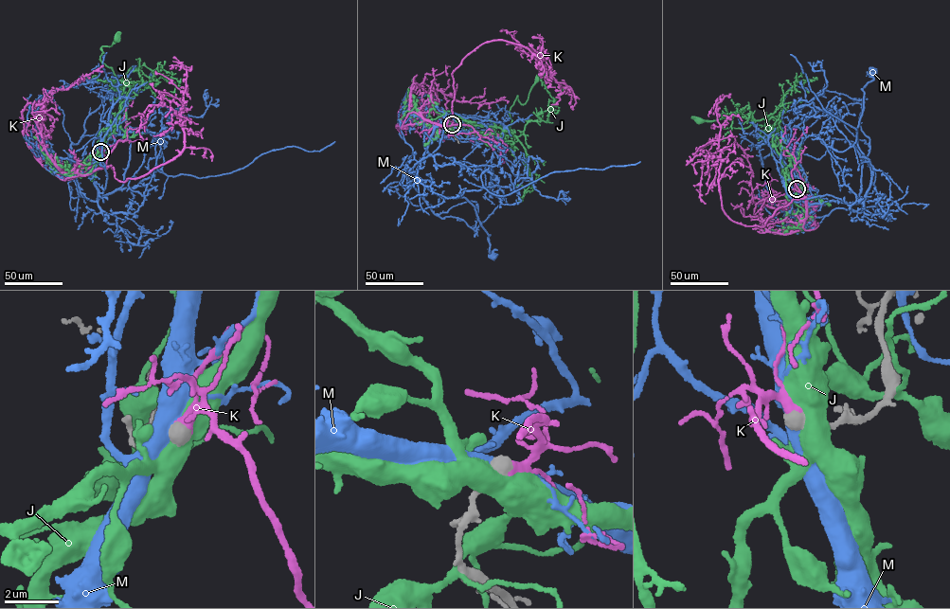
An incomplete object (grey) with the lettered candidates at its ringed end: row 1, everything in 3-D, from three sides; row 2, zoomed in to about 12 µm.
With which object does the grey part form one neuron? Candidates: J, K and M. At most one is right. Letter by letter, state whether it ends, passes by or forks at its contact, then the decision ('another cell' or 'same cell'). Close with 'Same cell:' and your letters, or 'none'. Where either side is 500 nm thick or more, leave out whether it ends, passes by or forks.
J: another cell
K: same cell
M: another cell
Same cell: K

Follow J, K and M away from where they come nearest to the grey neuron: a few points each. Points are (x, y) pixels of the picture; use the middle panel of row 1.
J: (451, 125), (464, 120), (495, 134), (511, 134), (509, 110), (517, 96), (525, 103), (538, 78)
K: (451, 124), (444, 126), (455, 94), (451, 74), (479, 45), (502, 39), (523, 45), (543, 67), (501, 31)
M: (451, 124), (437, 126), (417, 175), (435, 192), (464, 197), (474, 206), (490, 236), (492, 254)

